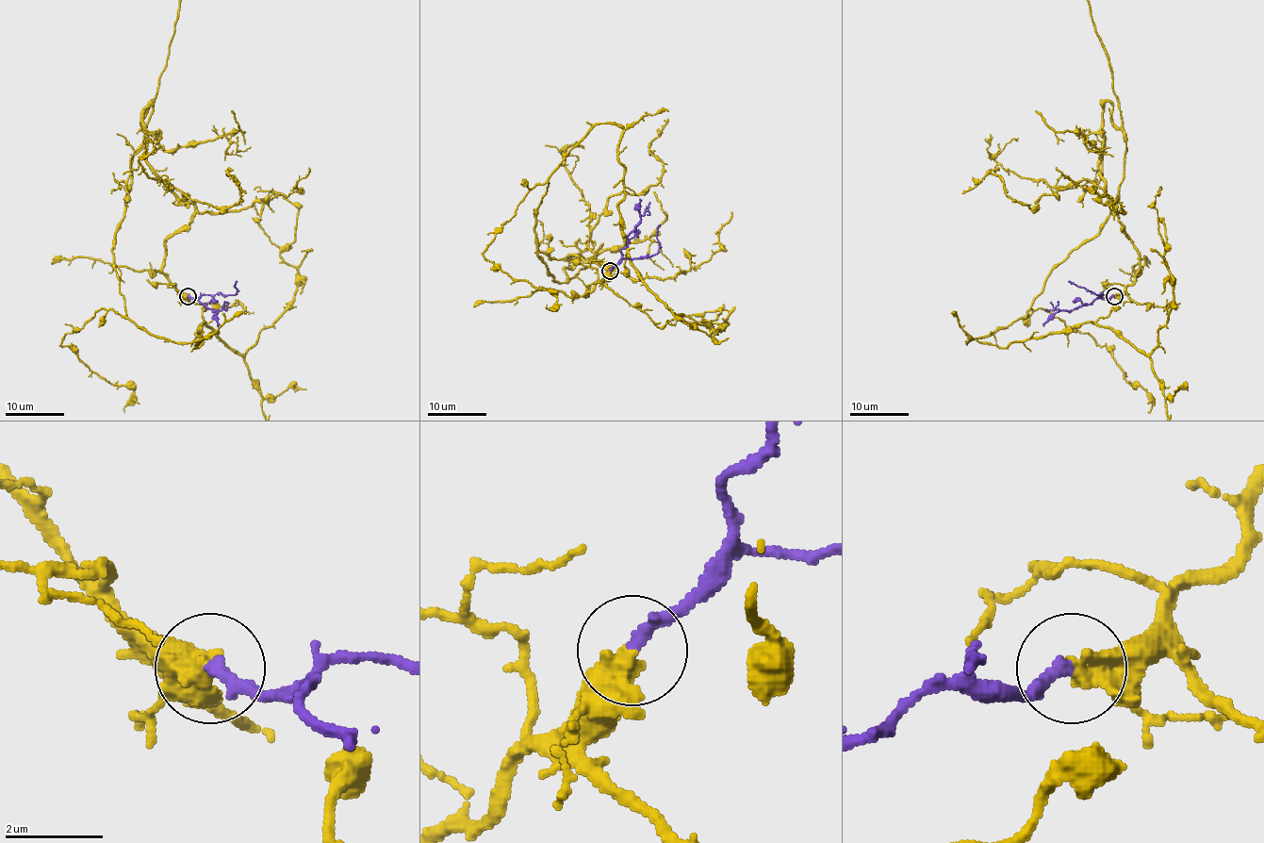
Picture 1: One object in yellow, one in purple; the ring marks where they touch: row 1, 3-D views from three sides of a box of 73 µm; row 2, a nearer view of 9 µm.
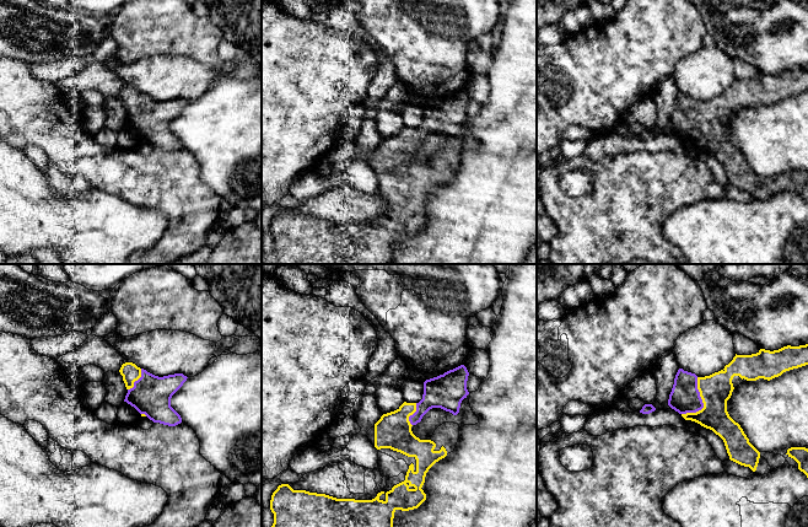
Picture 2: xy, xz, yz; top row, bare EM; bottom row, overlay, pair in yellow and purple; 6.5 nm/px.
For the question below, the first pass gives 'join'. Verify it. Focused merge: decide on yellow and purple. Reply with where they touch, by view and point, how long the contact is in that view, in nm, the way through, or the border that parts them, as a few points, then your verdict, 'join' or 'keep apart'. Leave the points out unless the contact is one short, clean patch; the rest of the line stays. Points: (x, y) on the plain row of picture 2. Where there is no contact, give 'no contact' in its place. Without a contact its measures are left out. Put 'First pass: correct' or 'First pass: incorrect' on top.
First pass: correct
contact yz (703, 127); length 260 nm; way yz (715, 114), (703, 127), (696, 123), (684, 123); join

